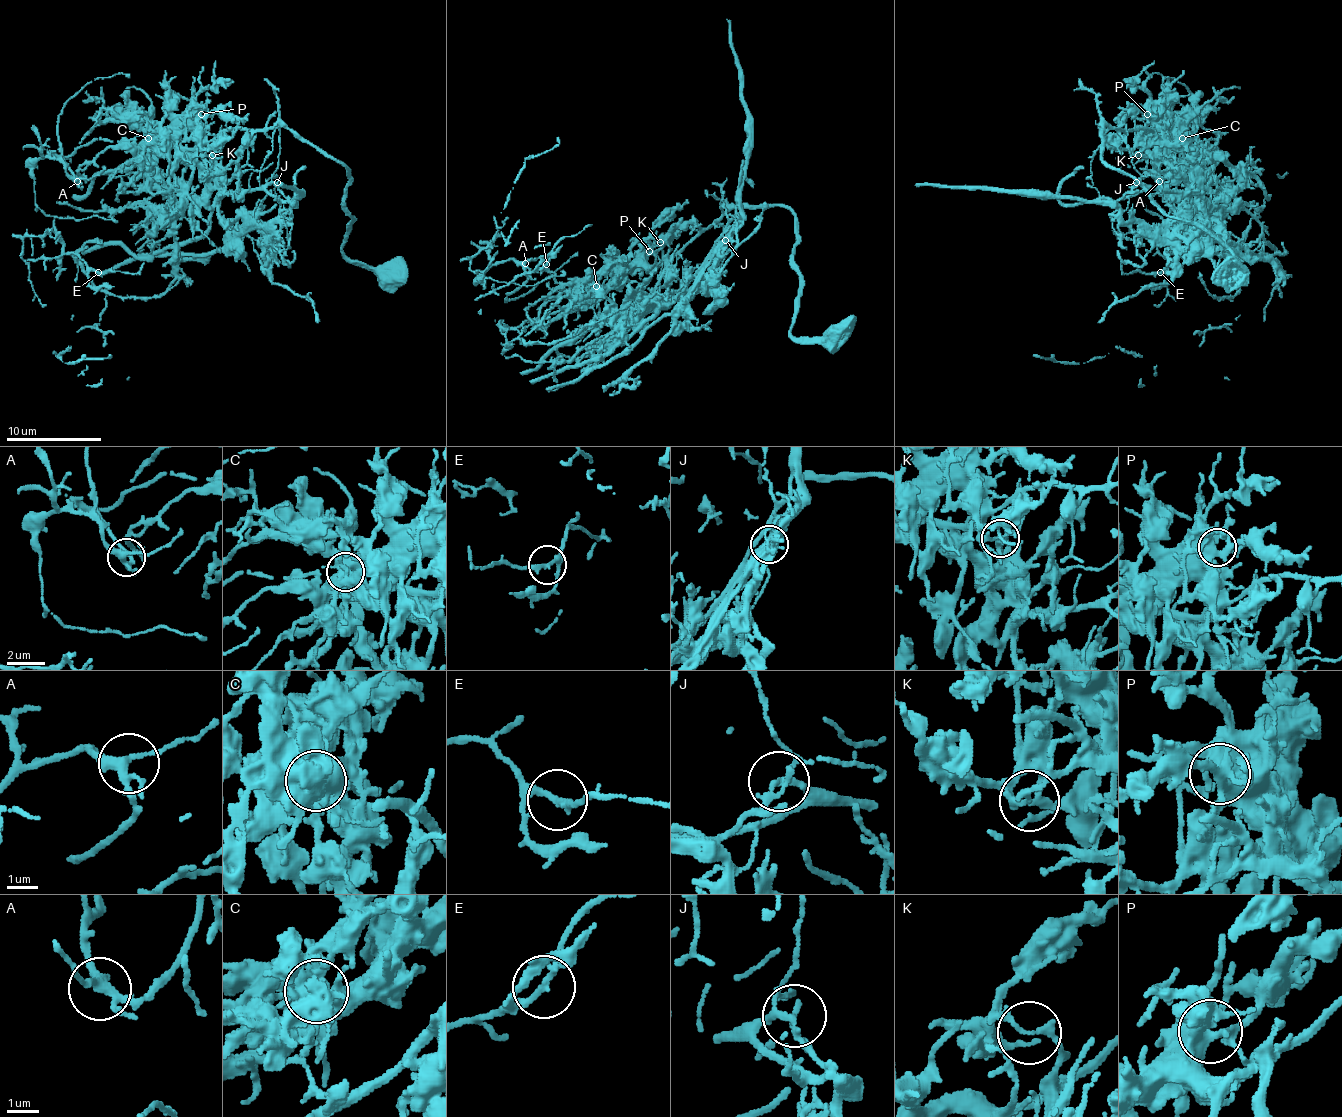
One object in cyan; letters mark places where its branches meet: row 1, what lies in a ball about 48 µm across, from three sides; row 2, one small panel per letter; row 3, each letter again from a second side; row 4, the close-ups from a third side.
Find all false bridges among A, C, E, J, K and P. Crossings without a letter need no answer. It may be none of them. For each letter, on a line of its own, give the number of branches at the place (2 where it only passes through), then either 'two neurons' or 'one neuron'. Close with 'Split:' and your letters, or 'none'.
A: 3 | one neuron
C: 5 | two neurons
E: 2 | one neuron
J: 3 | two neurons
K: 2 | two neurons
P: 6 | one neuron
Split: C, J, K

